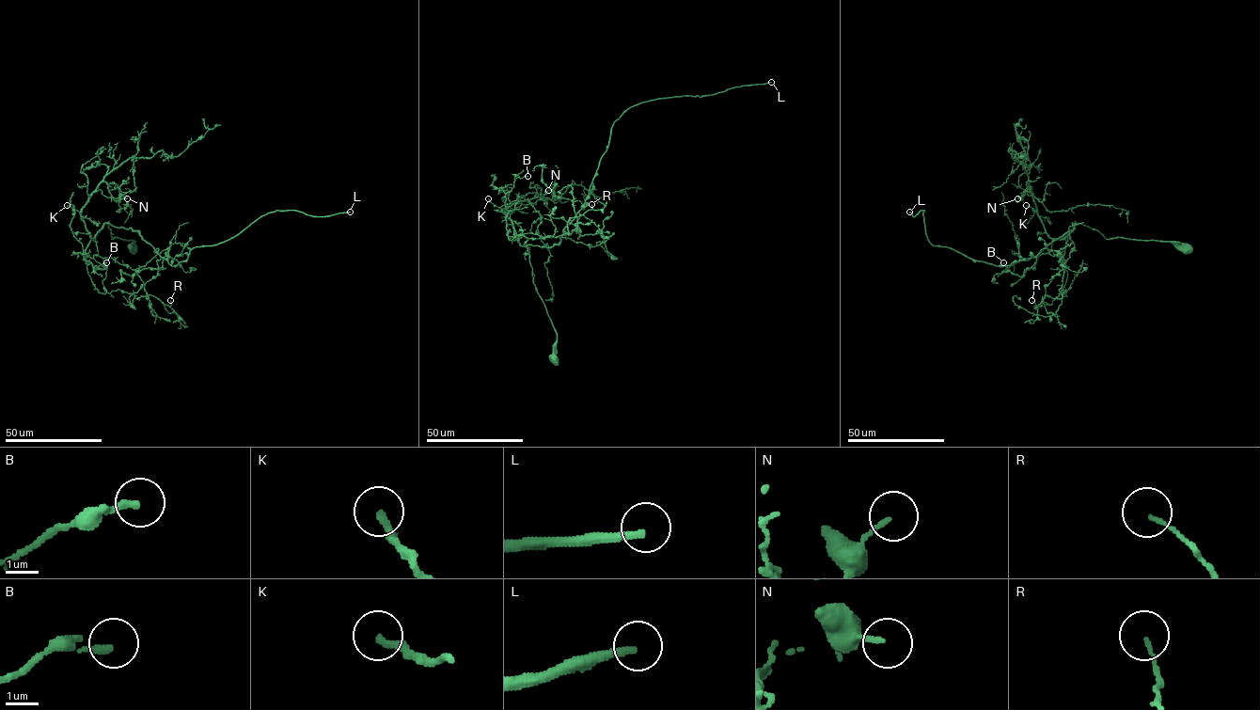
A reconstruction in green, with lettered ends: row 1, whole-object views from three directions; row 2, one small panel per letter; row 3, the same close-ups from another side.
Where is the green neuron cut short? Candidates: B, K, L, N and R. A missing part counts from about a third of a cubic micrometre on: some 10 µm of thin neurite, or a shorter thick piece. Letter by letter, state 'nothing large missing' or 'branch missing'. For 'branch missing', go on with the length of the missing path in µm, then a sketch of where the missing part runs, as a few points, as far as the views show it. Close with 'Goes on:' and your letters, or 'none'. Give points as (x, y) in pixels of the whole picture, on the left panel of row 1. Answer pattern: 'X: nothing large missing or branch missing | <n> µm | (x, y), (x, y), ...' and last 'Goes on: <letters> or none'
B: nothing large missing
K: branch missing | 20 µm
L: branch missing | 120 µm
N: nothing large missing
R: nothing large missing
Goes on: K, L

